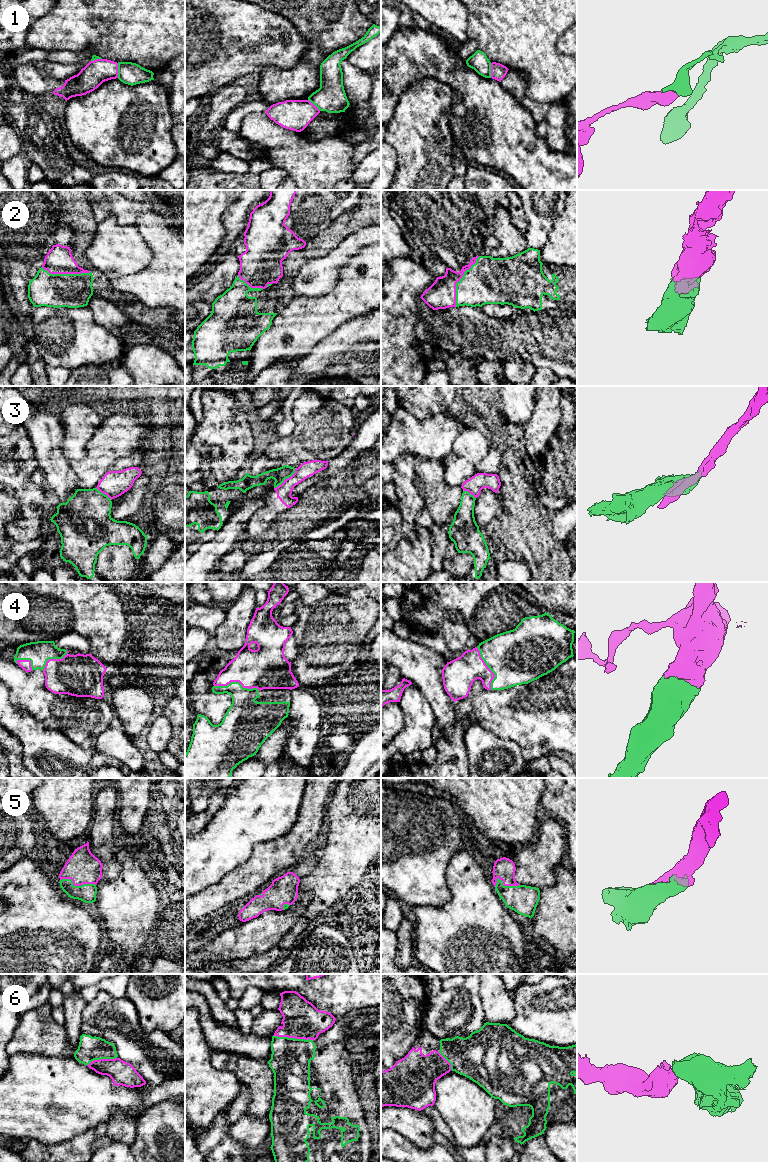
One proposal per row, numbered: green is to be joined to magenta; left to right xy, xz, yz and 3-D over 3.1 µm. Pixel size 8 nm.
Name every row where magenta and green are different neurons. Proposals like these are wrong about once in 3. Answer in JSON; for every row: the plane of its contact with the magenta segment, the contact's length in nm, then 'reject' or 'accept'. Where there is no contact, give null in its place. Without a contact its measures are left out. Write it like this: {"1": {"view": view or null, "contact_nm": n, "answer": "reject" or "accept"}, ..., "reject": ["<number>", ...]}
{"1": {"view": "xy", "contact_nm": 120, "answer": "reject"}, "2": {"view": "yz", "contact_nm": 460, "answer": "accept"}, "3": {"view": "xz", "contact_nm": 240, "answer": "reject"}, "4": {"view": "xz", "contact_nm": 380, "answer": "accept"}, "5": {"view": "xy", "contact_nm": 300, "answer": "accept"}, "6": {"view": "xz", "contact_nm": 340, "answer": "accept"}, "reject": ["1", "3"]}

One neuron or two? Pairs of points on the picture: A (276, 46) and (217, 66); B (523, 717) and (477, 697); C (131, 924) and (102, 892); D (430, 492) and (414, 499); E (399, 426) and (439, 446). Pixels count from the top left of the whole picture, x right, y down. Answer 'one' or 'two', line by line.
A: one
B: one
C: one
D: two
E: one

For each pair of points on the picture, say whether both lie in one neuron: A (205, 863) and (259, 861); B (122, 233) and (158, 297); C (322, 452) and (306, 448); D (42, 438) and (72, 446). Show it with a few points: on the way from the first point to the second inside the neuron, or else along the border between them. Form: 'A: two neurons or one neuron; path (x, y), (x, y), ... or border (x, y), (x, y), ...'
A: two neurons; border (261, 843), (254, 846), (246, 861), (226, 874)
B: two neurons; border (148, 246), (151, 261), (139, 271), (120, 277)
C: one neuron; path (318, 448), (310, 448)
D: two neurons; border (58, 420), (63, 430), (62, 453), (69, 461)

